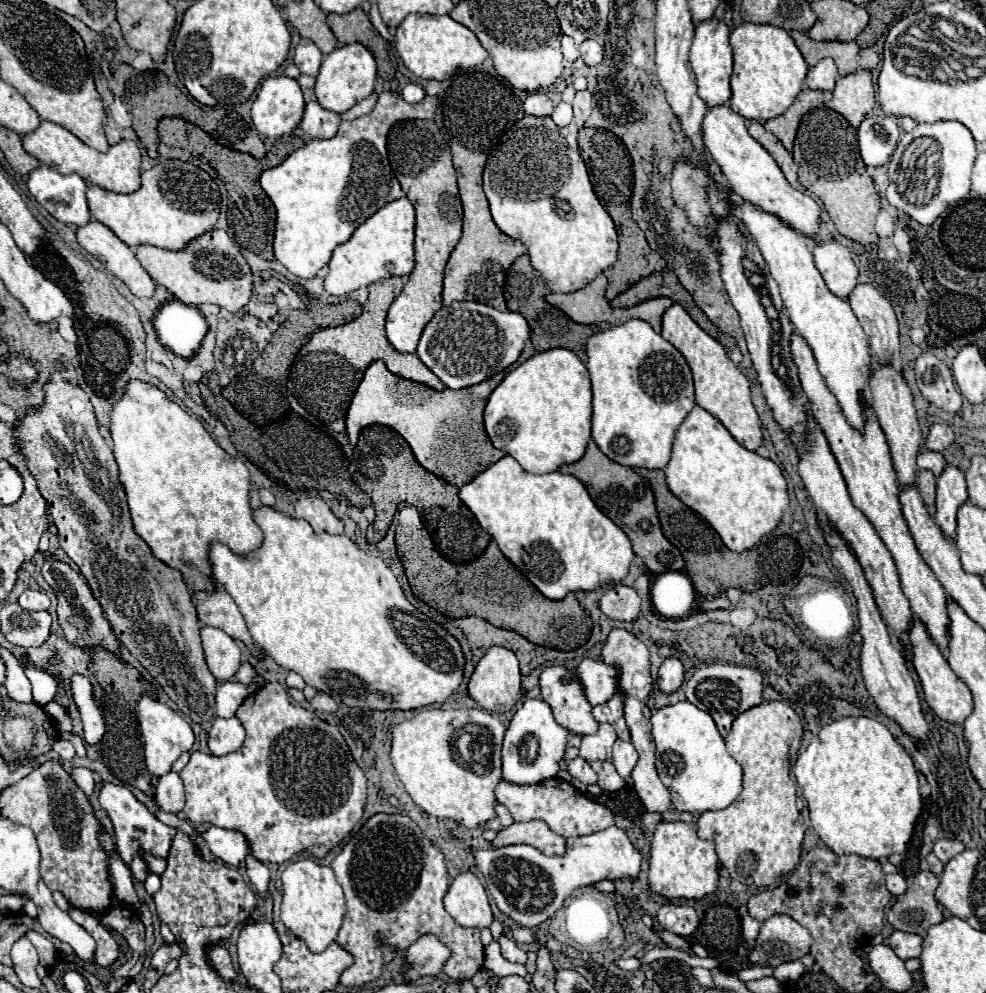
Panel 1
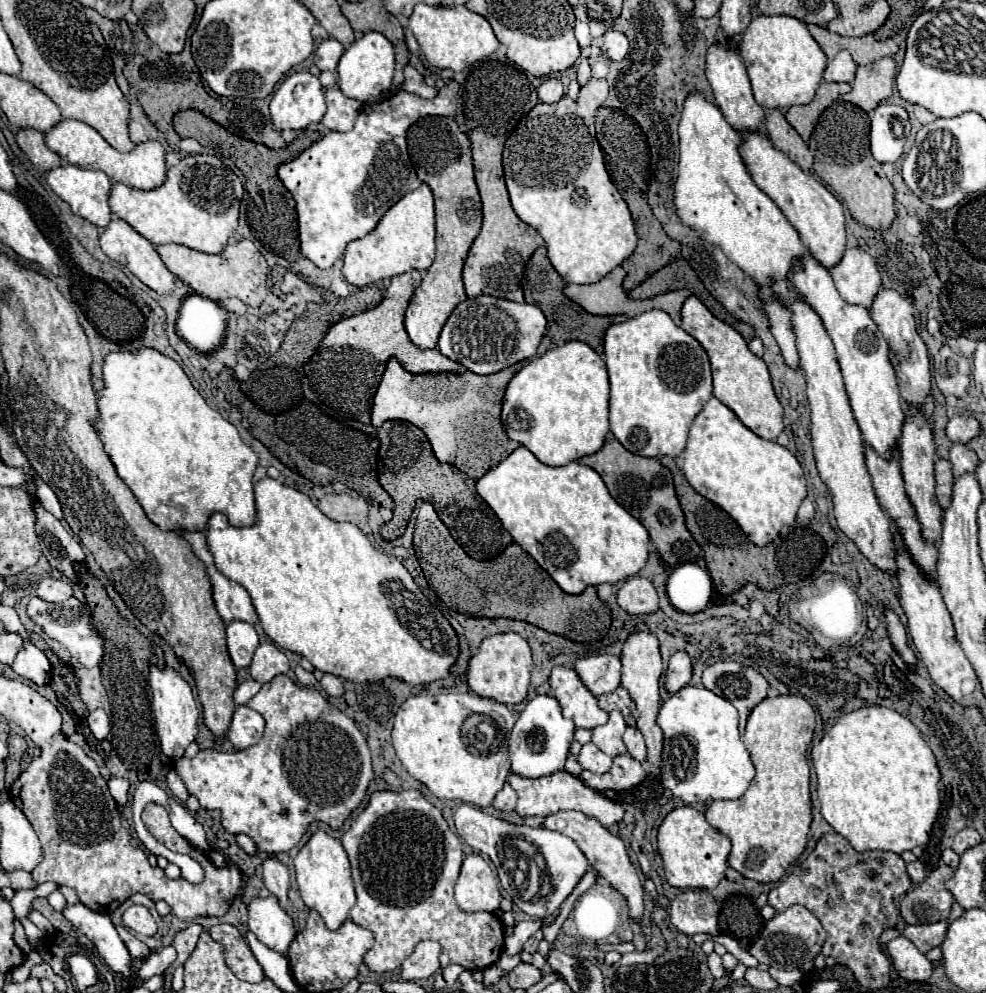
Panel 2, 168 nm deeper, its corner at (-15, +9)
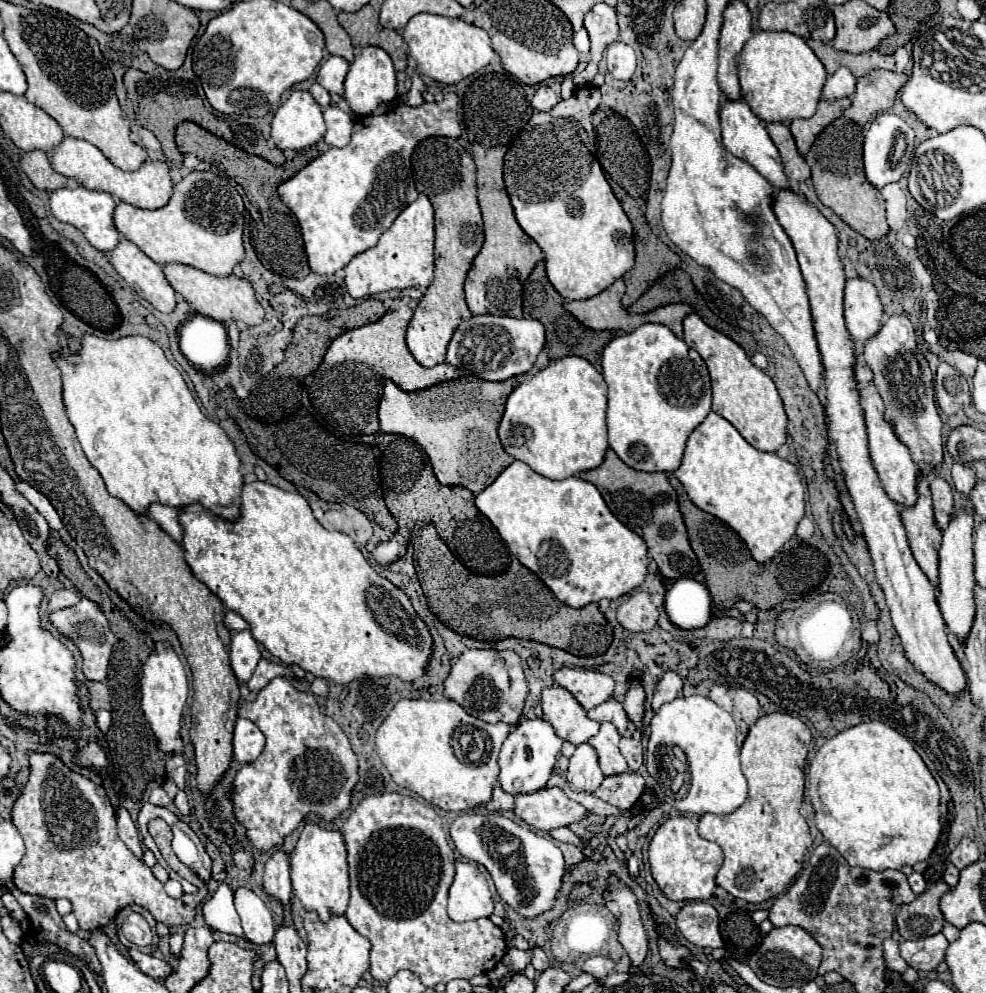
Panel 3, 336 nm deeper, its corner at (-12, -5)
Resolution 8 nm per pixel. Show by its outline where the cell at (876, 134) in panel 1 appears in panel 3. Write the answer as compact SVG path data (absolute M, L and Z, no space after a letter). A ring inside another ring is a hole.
M880 113L864 137L864 173L866 173L866 179L876 189L882 189L888 183L900 181L902 175L910 171L912 159L914 159L914 129L898 115Z

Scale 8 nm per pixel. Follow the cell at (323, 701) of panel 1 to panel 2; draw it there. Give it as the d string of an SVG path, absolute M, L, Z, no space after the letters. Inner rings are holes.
M325 675L321 679L321 687L327 691L327 695L333 695L333 697L341 697L345 693L343 689L343 681L335 675Z

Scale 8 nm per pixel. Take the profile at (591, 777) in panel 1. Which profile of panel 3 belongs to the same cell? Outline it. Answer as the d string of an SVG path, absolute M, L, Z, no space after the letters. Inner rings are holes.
M582 743L576 747L574 755L570 757L566 779L570 789L574 791L596 791L596 787L602 783L604 775L598 767L598 755L596 749L588 743Z

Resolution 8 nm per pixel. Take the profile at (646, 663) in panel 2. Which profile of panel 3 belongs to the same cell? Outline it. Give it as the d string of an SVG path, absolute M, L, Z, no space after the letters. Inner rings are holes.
M634 679L626 691L626 697L624 697L624 711L628 713L628 719L636 725L636 727L642 727L642 713L644 713L644 689L640 687L640 681Z

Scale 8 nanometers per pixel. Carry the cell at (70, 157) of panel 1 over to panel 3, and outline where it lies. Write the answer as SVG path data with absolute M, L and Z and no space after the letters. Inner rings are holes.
M64 137L64 141L50 153L50 163L52 167L70 179L76 179L82 187L92 189L92 191L106 191L112 197L130 203L140 209L160 209L164 207L170 197L172 197L172 181L170 181L170 167L162 161L146 161L138 171L126 173L118 167L114 167L104 153L94 147L88 141L74 139L74 137Z

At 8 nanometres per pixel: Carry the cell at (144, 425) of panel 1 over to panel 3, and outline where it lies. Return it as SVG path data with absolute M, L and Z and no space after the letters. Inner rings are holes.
M84 335L78 353L70 355L56 351L52 353L52 359L62 373L62 399L66 415L76 431L82 451L98 469L106 489L114 497L122 499L138 513L148 513L148 505L156 501L170 507L202 503L222 519L232 521L238 517L244 481L234 443L226 437L218 423L204 417L184 377L166 359L158 343L144 335L124 335L118 339Z

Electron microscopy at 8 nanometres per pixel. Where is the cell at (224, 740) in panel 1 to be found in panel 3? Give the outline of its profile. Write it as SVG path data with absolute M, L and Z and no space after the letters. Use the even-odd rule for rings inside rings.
M238 719L234 727L234 759L240 763L252 763L264 749L262 731L248 719Z

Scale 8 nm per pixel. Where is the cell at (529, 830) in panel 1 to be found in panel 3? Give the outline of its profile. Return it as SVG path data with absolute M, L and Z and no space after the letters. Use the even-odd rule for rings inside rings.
M610 877L610 889L604 895L606 907L618 919L618 941L630 957L632 967L640 967L648 953L646 933L640 921L636 895L616 877Z

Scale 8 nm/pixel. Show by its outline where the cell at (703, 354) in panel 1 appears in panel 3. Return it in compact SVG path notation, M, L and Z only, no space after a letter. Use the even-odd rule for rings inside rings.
M696 313L684 319L684 341L696 349L708 365L712 379L712 411L728 419L740 435L758 451L778 451L786 443L788 417L774 381L760 371L744 353L744 349L730 337L708 327Z

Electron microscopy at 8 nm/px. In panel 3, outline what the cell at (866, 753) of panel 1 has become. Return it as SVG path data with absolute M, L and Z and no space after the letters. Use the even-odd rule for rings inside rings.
M868 721L828 739L808 765L808 781L816 827L844 855L850 867L902 869L902 865L926 861L934 851L942 831L938 783L910 741L890 725Z

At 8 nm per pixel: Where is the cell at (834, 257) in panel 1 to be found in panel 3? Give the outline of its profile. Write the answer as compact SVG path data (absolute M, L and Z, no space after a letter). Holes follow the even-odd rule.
M848 279L844 291L846 325L854 341L868 341L884 323L876 287L866 279Z

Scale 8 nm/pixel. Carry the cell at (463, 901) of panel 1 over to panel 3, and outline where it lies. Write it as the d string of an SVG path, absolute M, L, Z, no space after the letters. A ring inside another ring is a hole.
M458 861L456 875L448 891L448 915L452 921L472 921L490 917L494 911L486 877L472 861Z

